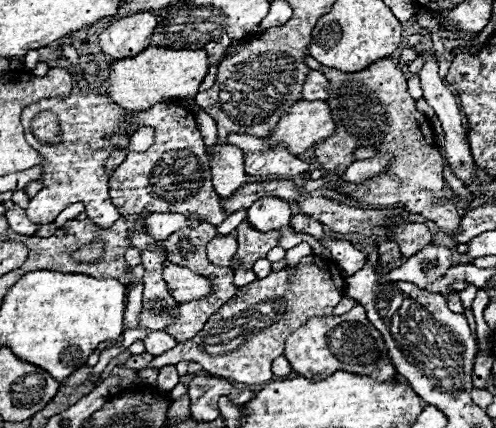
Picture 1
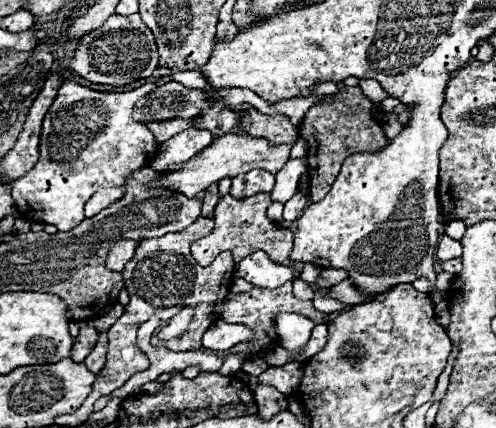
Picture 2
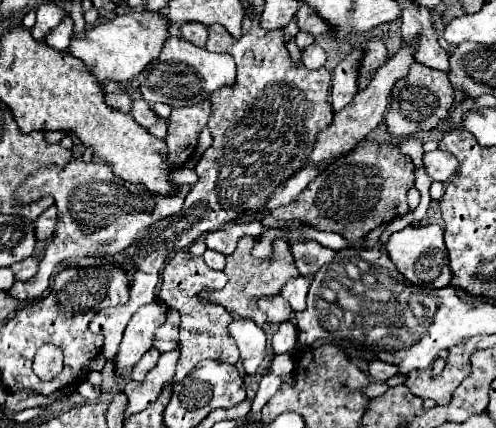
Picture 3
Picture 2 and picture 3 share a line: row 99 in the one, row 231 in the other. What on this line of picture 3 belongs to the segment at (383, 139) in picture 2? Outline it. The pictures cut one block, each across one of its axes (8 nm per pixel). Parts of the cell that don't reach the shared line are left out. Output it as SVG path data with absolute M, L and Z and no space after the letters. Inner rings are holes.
M362 140L356 150L338 158L338 162L312 180L294 202L278 206L272 216L276 220L300 218L318 230L338 232L350 240L354 248L362 248L362 238L372 228L408 212L406 196L412 186L414 164L410 156L402 154L398 146L380 146L370 140Z

